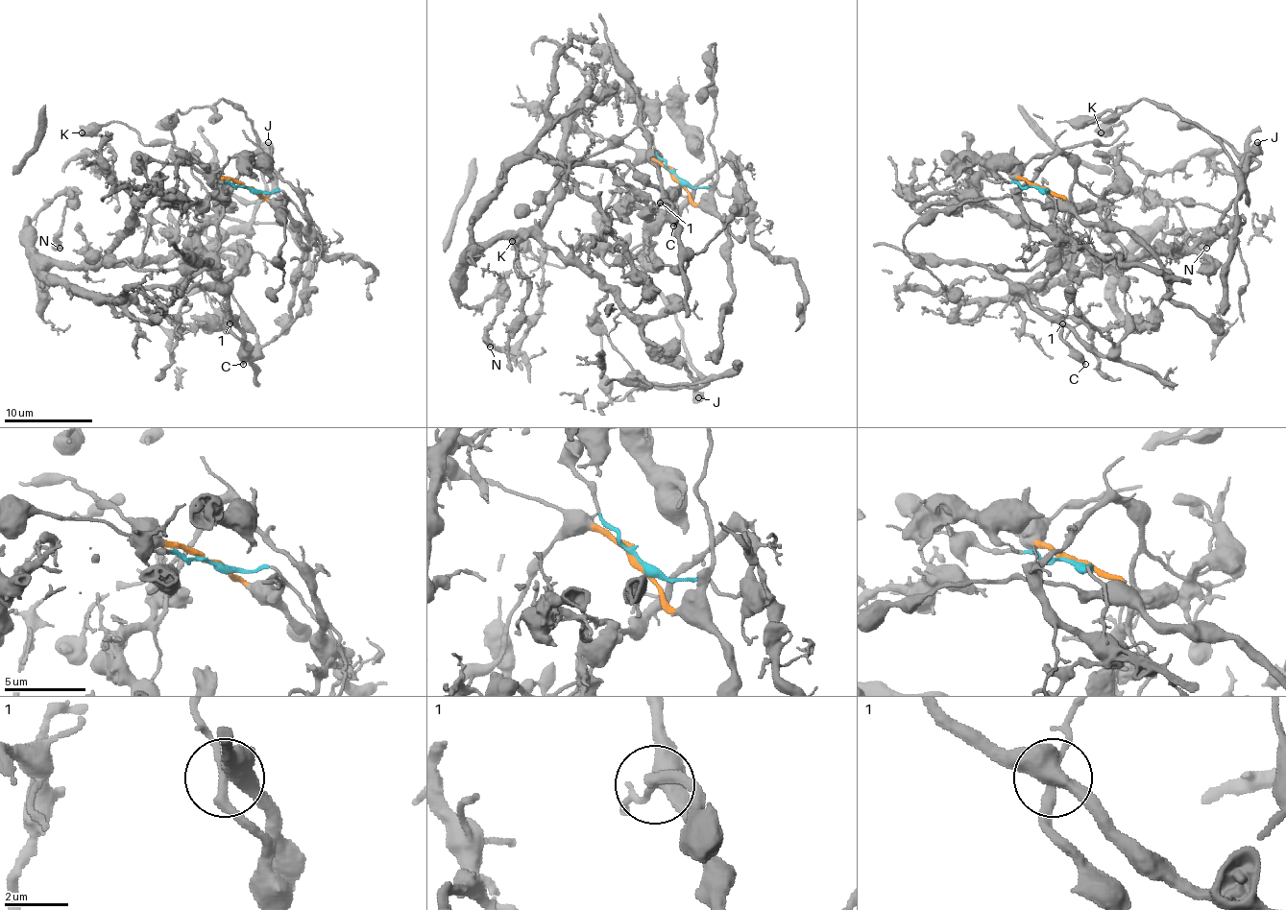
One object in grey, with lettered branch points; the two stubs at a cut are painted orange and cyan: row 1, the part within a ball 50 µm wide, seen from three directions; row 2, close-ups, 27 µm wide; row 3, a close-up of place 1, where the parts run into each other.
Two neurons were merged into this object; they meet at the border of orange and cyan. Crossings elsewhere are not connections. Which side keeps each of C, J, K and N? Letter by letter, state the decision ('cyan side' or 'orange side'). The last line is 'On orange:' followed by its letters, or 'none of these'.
C: cyan side
J: cyan side
K: orange side
N: cyan side
On orange: K

